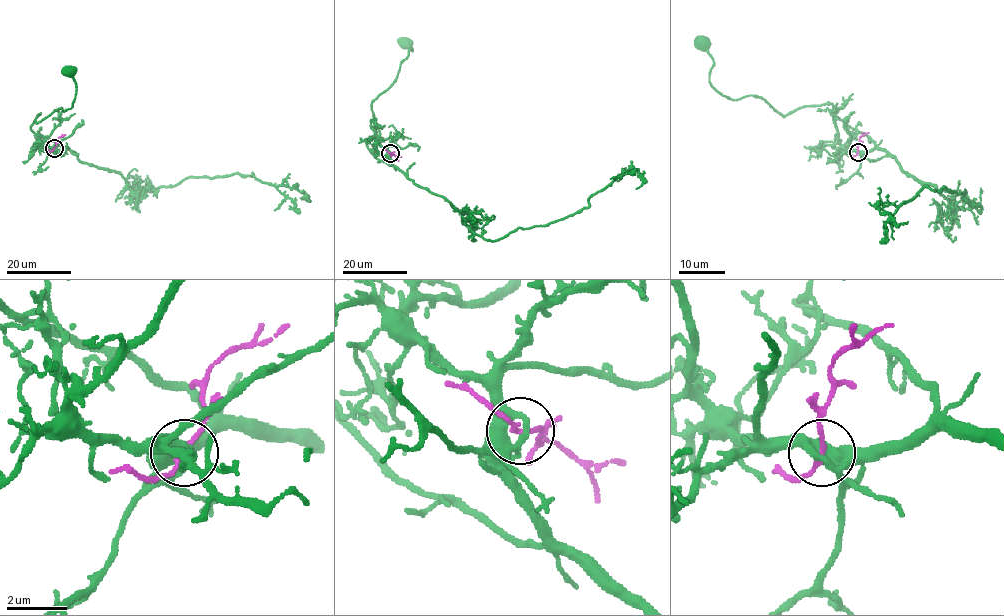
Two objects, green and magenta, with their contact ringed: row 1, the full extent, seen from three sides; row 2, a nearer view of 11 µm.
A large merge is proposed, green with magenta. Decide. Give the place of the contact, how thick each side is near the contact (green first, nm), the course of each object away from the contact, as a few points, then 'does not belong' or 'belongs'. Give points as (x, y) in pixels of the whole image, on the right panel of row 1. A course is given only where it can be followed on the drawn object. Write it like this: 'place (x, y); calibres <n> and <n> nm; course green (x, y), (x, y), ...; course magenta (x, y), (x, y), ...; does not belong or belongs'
place (858, 152); calibres 320 and 130 nm; course green (857, 151), (845, 148), (856, 131), (833, 106), (781, 115), (758, 97), (723, 96), (702, 43); course magenta (857, 151), (862, 132); belongs

